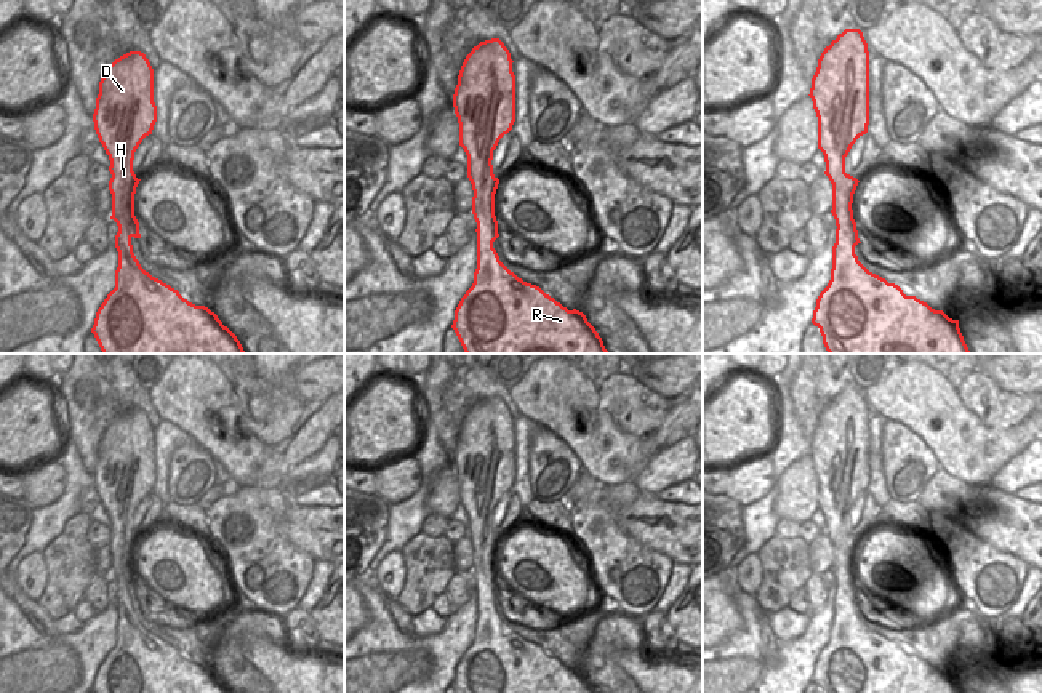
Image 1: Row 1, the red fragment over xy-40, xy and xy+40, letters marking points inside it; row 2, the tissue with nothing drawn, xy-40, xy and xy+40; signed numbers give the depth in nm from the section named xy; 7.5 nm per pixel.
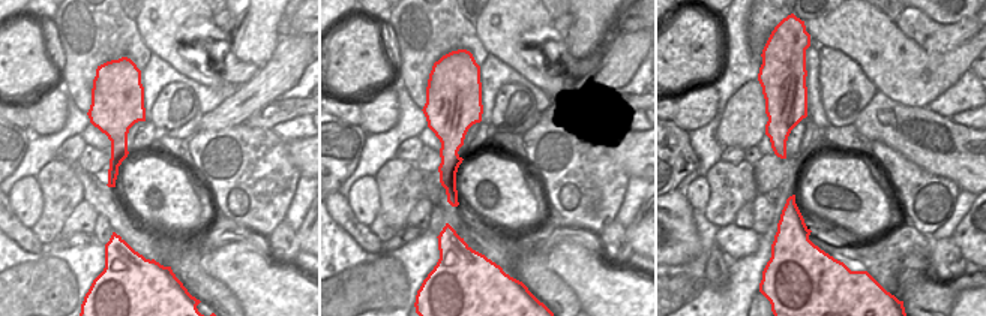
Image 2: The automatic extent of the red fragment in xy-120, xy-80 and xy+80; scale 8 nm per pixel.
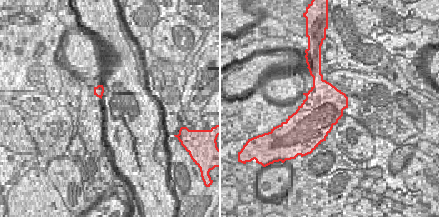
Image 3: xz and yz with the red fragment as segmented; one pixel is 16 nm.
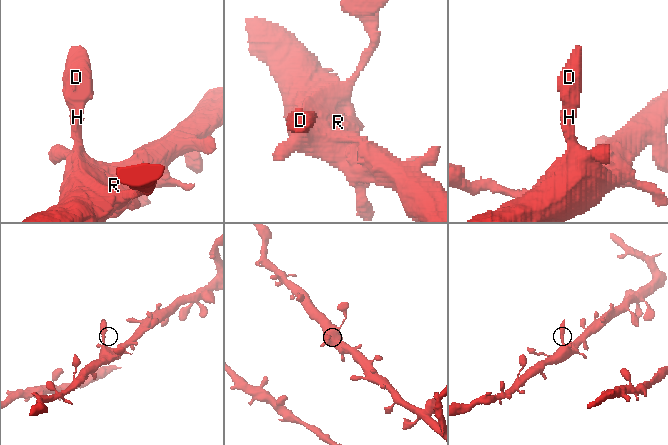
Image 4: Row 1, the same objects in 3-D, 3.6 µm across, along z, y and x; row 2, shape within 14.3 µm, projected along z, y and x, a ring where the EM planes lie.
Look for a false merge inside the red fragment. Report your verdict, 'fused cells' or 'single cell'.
single cell

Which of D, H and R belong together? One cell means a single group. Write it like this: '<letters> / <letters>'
D H R

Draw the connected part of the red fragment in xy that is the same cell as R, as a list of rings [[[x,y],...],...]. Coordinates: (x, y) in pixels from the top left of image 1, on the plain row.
[[[499,397],[480,400],[466,415],[453,453],[459,482],[459,504],[467,514],[467,536],[472,543],[472,573],[477,581],[477,627],[474,642],[461,656],[451,687],[456,693],[599,693],[586,674],[568,669],[539,645],[519,637],[493,607],[499,595],[495,575],[495,552],[499,538],[493,533],[493,509],[515,480],[515,434],[509,408]]]

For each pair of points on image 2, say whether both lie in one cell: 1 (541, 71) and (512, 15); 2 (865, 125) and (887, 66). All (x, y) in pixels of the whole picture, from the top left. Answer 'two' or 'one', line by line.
1: one
2: two

